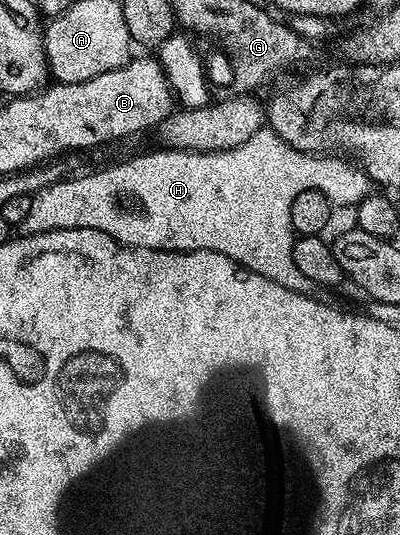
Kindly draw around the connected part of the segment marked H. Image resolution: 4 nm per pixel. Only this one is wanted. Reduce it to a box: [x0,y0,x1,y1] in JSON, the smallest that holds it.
[20,128,371,294]

